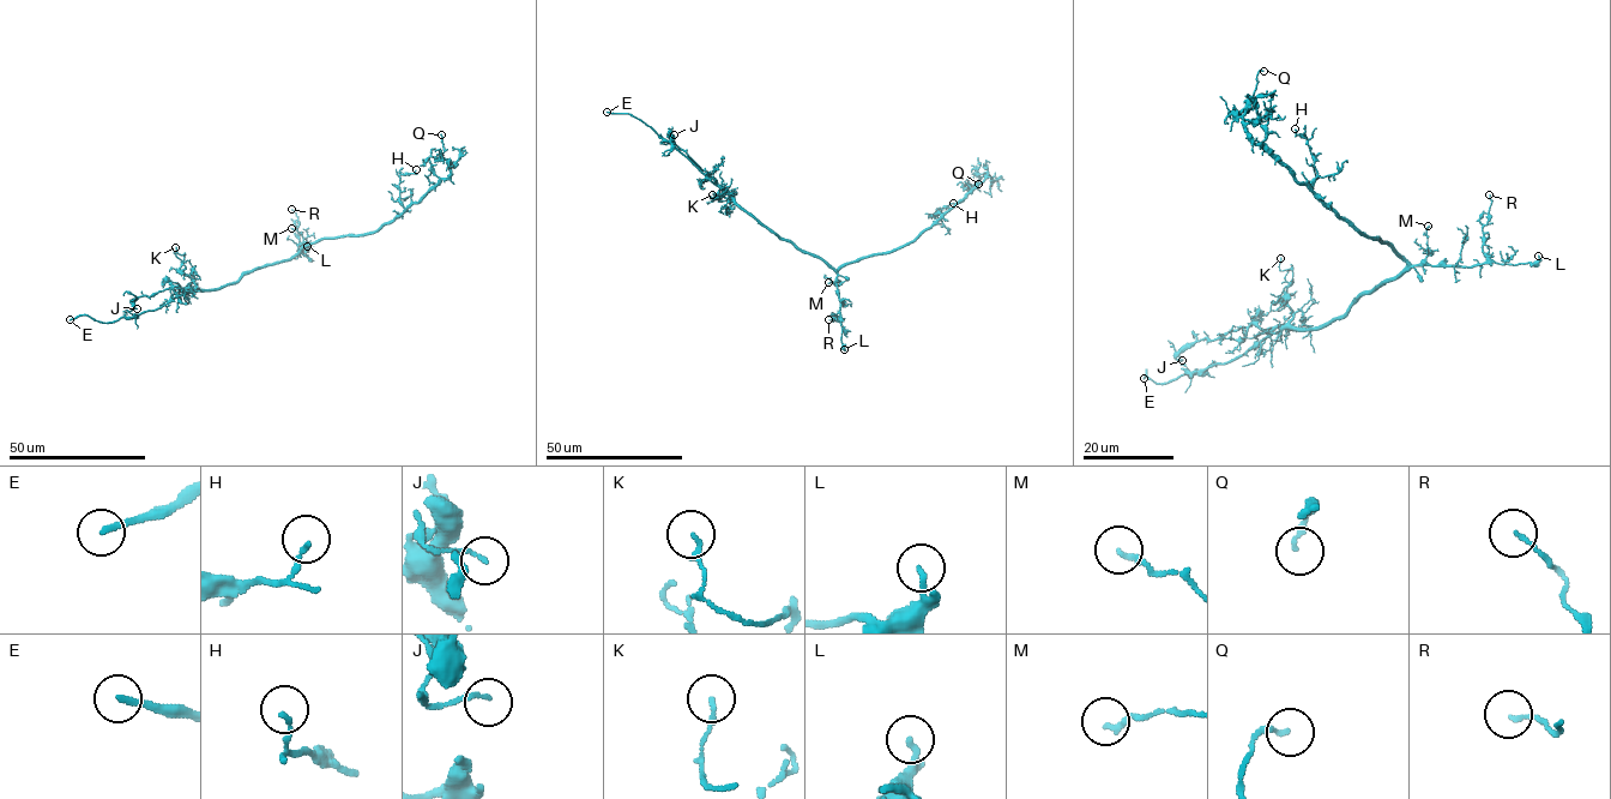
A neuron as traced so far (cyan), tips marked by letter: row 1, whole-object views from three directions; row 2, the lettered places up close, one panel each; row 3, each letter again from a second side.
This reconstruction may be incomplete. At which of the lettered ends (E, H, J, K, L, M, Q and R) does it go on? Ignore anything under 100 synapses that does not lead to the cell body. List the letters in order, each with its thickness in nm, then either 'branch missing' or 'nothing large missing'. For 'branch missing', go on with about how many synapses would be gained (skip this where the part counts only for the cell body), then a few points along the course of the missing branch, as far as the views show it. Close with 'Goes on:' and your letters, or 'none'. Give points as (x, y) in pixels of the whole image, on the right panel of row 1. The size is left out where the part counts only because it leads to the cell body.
E: 200 nm | branch missing | (1144, 378), (1144, 386), (1165, 412), (1178, 422), (1193, 422), (1201, 438), (1206, 436)
H: 140 nm | nothing large missing
J: 120 nm | nothing large missing
K: 150 nm | nothing large missing
L: 180 nm | nothing large missing
M: 180 nm | nothing large missing
Q: 150 nm | nothing large missing
R: 120 nm | nothing large missing
Goes on: E

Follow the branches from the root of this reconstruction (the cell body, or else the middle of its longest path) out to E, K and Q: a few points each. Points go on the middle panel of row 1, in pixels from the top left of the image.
E: (819, 258), (803, 253), (762, 226), (640, 120), (627, 113), (607, 112)
K: (819, 258), (780, 239), (732, 199), (719, 194), (720, 200), (717, 193), (712, 194)
Q: (819, 258), (837, 270), (858, 258), (899, 248), (930, 228), (983, 180), (987, 172), (978, 175), (978, 184)

